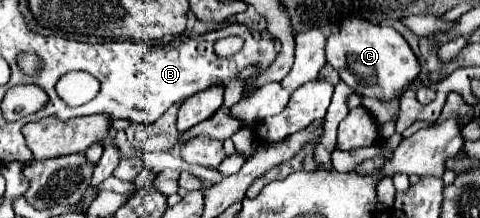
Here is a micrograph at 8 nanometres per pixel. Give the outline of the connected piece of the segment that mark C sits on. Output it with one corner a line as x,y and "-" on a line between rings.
344,19
338,33
332,33
326,41
326,61
340,73
340,79
354,89
360,97
374,97
378,101
394,101
400,99
402,93
418,79
420,63
406,39
394,31
392,27
378,27
364,19

